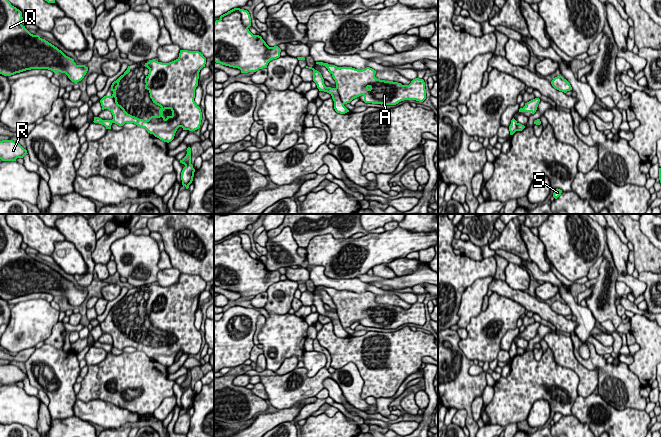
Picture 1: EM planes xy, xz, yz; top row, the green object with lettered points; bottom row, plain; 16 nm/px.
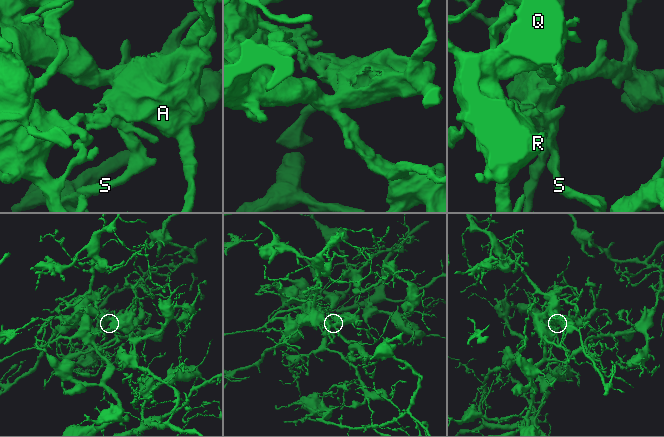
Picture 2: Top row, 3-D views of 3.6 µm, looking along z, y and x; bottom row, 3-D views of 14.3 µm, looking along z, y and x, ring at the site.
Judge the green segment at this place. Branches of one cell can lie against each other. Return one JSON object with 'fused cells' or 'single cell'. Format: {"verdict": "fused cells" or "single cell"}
{"verdict": "fused cells"}

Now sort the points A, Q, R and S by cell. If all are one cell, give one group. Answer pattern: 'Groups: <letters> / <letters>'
Groups: A Q S / R

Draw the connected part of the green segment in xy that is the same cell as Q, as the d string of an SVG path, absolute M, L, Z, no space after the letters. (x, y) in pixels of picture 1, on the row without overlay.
M0 214L0 298L48 293L65 297L75 308L81 305L88 291L77 289L57 271L31 258L21 248L22 236L7 224L6 215Z

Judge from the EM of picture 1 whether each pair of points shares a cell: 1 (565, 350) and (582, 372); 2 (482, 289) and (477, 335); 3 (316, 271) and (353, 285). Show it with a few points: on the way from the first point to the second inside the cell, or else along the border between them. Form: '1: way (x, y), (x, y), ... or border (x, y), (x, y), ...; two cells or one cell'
1: way (565, 355), (577, 367); one cell
2: border (482, 311), (473, 316), (465, 327); two cells
3: way (325, 280), (330, 283), (344, 284); one cell

